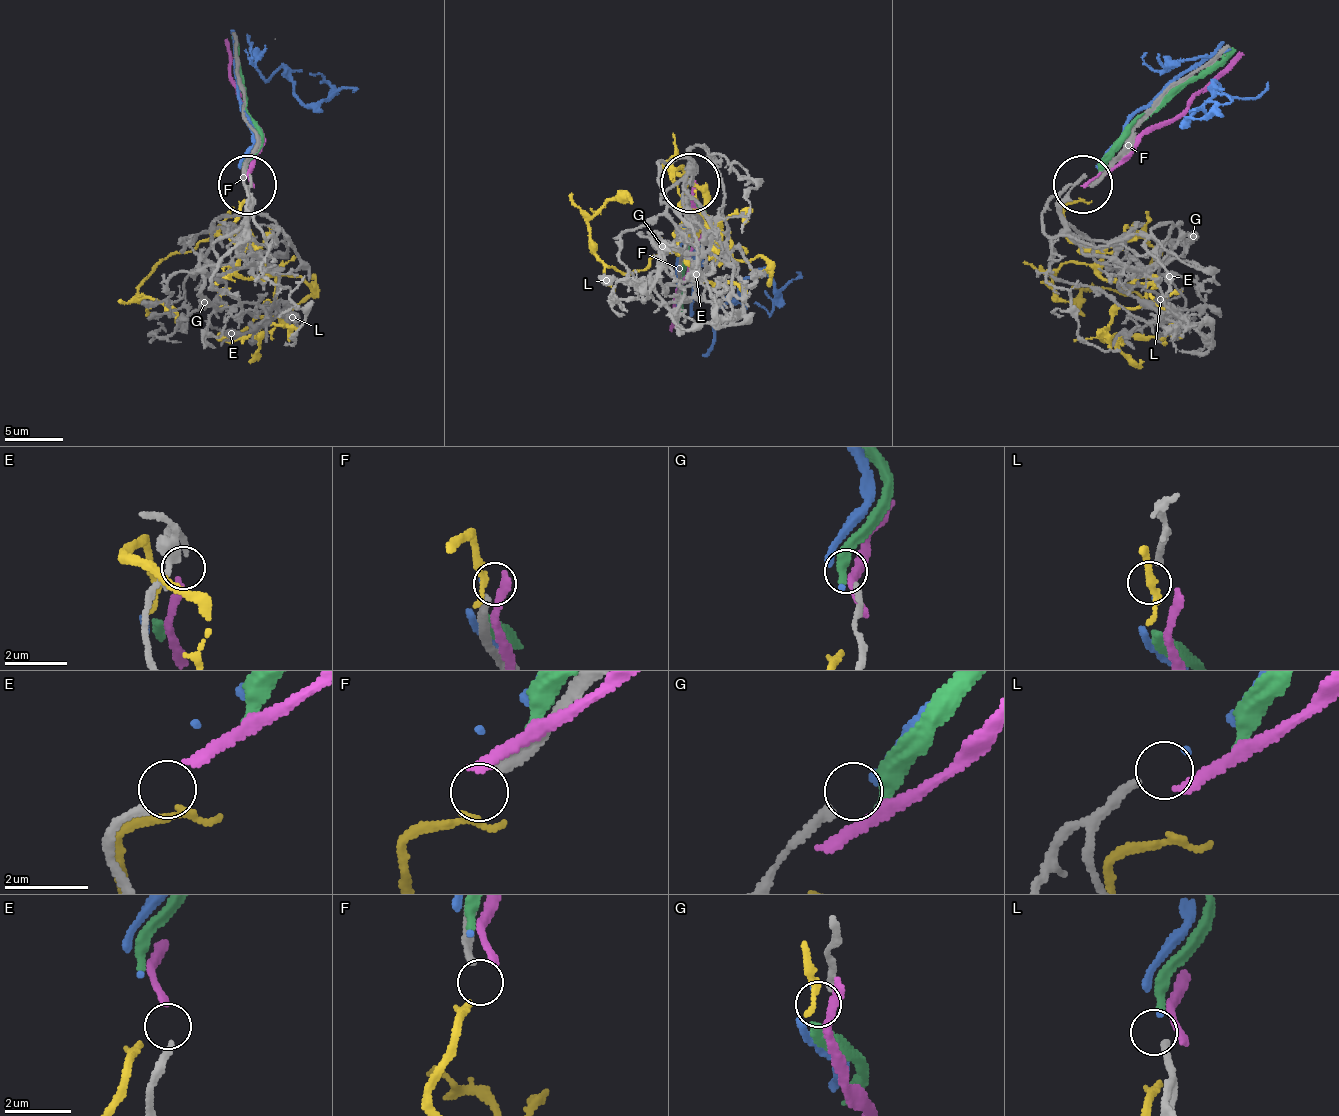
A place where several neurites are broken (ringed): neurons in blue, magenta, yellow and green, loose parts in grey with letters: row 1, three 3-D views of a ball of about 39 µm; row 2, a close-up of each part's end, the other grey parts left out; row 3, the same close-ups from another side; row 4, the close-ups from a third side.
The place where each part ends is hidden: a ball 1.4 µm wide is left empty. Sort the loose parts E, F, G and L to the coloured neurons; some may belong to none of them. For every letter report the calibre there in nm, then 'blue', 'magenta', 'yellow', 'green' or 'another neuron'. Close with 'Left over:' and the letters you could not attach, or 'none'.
E: 190 nm thick; magenta
F: 240 nm thick; yellow
G: 190 nm thick; another neuron
L: 200 nm thick; blue
Left over: G

